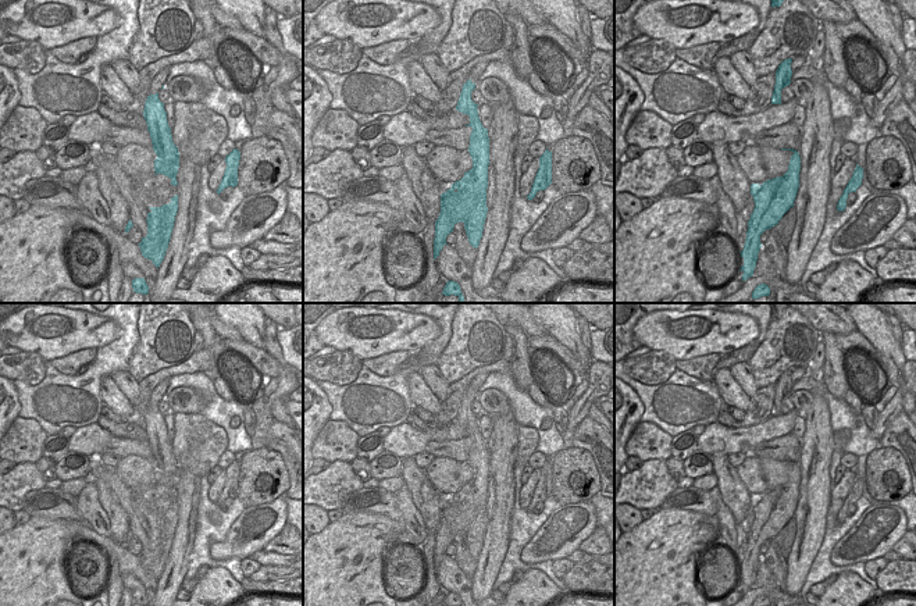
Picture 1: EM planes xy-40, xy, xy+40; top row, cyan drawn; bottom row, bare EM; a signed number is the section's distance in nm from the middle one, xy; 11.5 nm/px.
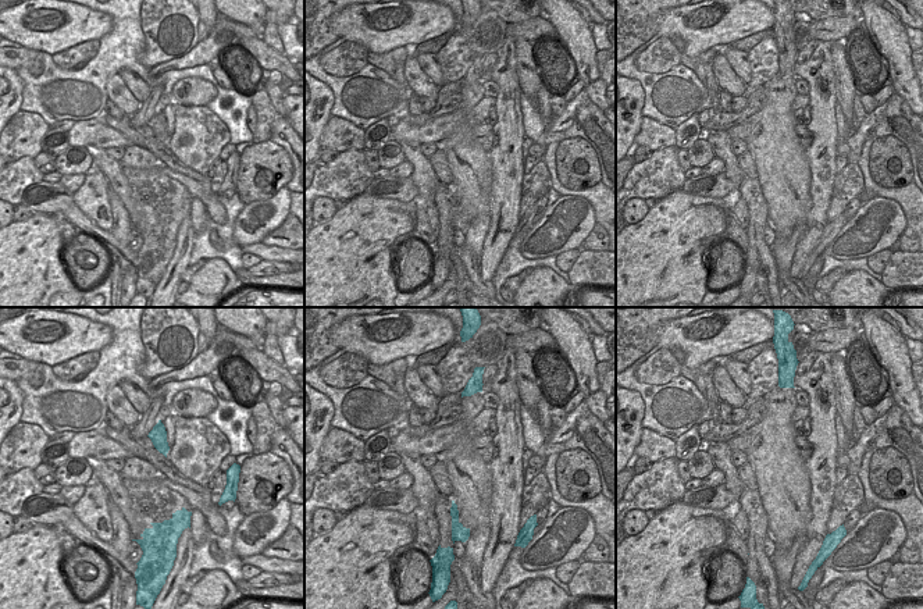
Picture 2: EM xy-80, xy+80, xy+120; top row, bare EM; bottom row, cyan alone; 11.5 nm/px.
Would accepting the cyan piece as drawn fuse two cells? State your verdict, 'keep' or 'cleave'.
cleave

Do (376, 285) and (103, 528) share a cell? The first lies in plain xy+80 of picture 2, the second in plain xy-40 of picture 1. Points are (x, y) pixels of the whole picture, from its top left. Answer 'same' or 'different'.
different

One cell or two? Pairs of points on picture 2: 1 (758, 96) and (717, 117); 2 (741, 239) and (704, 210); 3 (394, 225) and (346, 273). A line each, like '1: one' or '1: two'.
1: one
2: two
3: one

